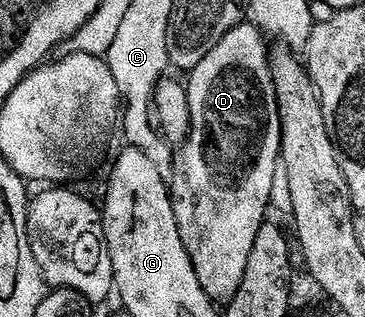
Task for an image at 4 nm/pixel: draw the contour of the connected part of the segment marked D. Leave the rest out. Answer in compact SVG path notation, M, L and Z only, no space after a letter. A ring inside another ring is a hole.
M250 21L240 23L229 33L225 33L225 37L221 37L221 41L215 46L213 53L209 53L209 57L205 57L205 61L201 61L201 65L197 65L190 71L188 79L191 80L186 80L185 83L189 97L191 132L182 147L174 152L173 166L169 172L169 186L181 241L193 261L193 269L197 273L197 281L201 281L201 289L205 289L205 293L213 301L220 301L219 299L230 301L235 296L241 285L241 277L245 277L245 265L249 265L249 253L253 253L253 241L257 241L257 233L261 229L261 225L268 222L269 219L267 213L269 214L271 206L270 193L272 192L273 175L276 172L277 163L281 160L283 150L283 130L279 124L279 106L275 100L269 46L267 47L266 42L268 43L268 40L263 32L254 23Z

